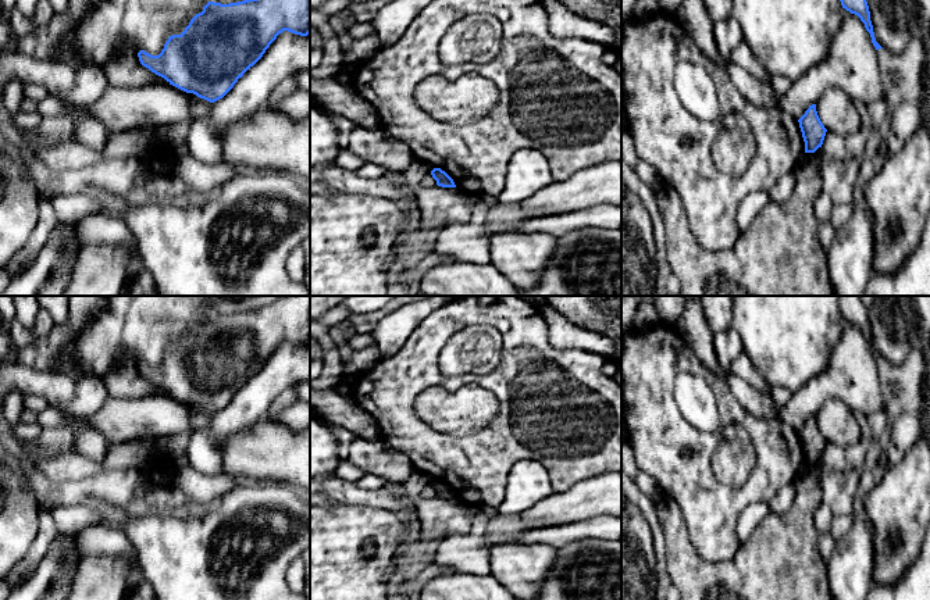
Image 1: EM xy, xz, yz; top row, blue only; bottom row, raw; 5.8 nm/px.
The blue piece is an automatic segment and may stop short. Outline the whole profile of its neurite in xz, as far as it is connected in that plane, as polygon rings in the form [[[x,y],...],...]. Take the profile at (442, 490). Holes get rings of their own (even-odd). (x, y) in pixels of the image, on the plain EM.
[[[434,479],[431,482],[432,489],[437,492],[438,497],[442,499],[456,499],[453,490],[441,479]]]

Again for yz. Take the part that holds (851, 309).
[[[840,296],[840,312],[842,319],[855,325],[865,335],[866,342],[870,344],[872,354],[876,361],[883,360],[874,349],[873,336],[870,332],[870,322],[859,296]]]

